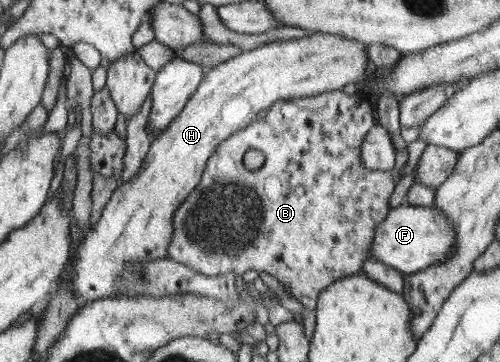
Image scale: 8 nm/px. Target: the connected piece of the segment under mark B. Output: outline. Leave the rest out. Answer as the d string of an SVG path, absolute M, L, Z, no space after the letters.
M335 90L315 96L275 102L273 106L269 107L264 119L255 119L247 127L230 135L225 142L218 146L213 157L210 158L197 189L176 211L173 221L174 241L171 241L170 253L167 254L167 258L186 264L187 267L191 267L203 275L217 276L227 273L243 275L249 269L267 273L267 275L275 277L284 287L289 287L293 293L292 297L297 299L305 309L315 308L318 303L318 294L321 294L338 279L362 272L363 266L369 258L371 246L374 245L375 230L390 213L391 207L388 201L397 179L395 179L394 170L375 171L363 164L363 141L365 141L367 133L374 129L373 121L375 119L373 119L373 111L367 105L367 101L361 101L357 94L346 95L342 90Z

